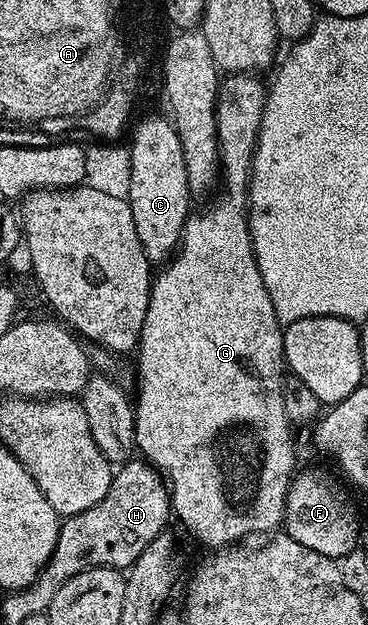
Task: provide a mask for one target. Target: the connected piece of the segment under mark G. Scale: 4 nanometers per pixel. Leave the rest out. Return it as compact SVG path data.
M234 73L220 82L217 146L221 149L223 188L210 209L194 212L185 222L181 244L162 268L166 269L152 278L147 315L135 353L138 373L133 440L140 456L154 469L163 471L171 490L172 516L185 521L194 539L209 551L236 546L252 533L272 534L282 528L289 483L295 473L293 464L297 461L292 445L294 426L285 406L283 325L277 320L271 295L263 283L249 230L247 190L267 98L266 82L259 78Z

